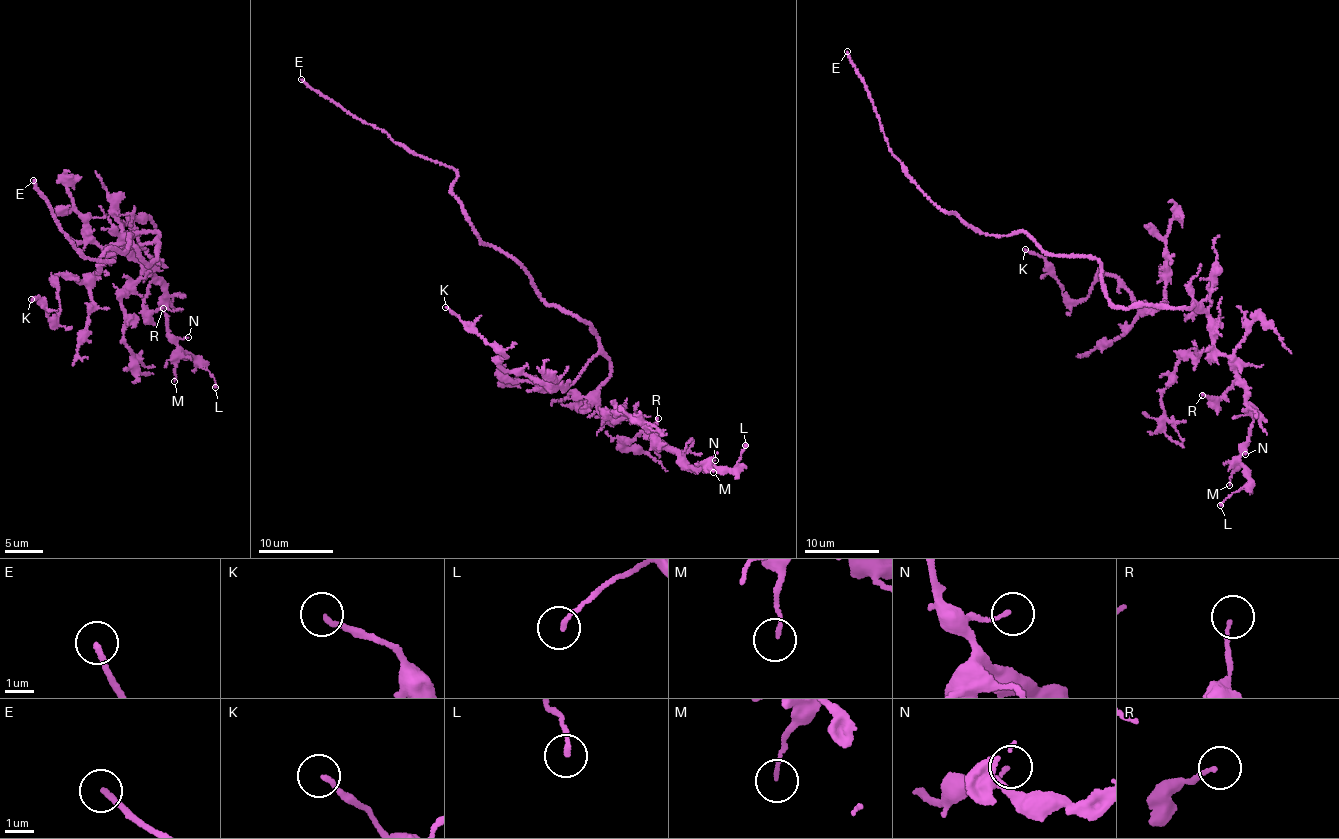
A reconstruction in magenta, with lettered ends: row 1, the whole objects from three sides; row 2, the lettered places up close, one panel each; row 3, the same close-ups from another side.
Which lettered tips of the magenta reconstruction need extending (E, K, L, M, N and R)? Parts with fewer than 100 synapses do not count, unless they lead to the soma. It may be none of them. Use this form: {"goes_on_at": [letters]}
{"goes_on_at": ["E"]}

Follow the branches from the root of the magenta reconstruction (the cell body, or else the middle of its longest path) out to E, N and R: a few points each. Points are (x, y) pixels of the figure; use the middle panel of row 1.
E: (548, 304), (528, 271), (482, 242), (454, 195), (456, 172), (400, 146), (301, 79)
N: (548, 304), (571, 312), (598, 336), (610, 361), (601, 412), (636, 418), (687, 469), (715, 460)
R: (548, 304), (571, 312), (598, 336), (610, 361), (601, 412), (636, 418), (654, 448), (658, 418)

